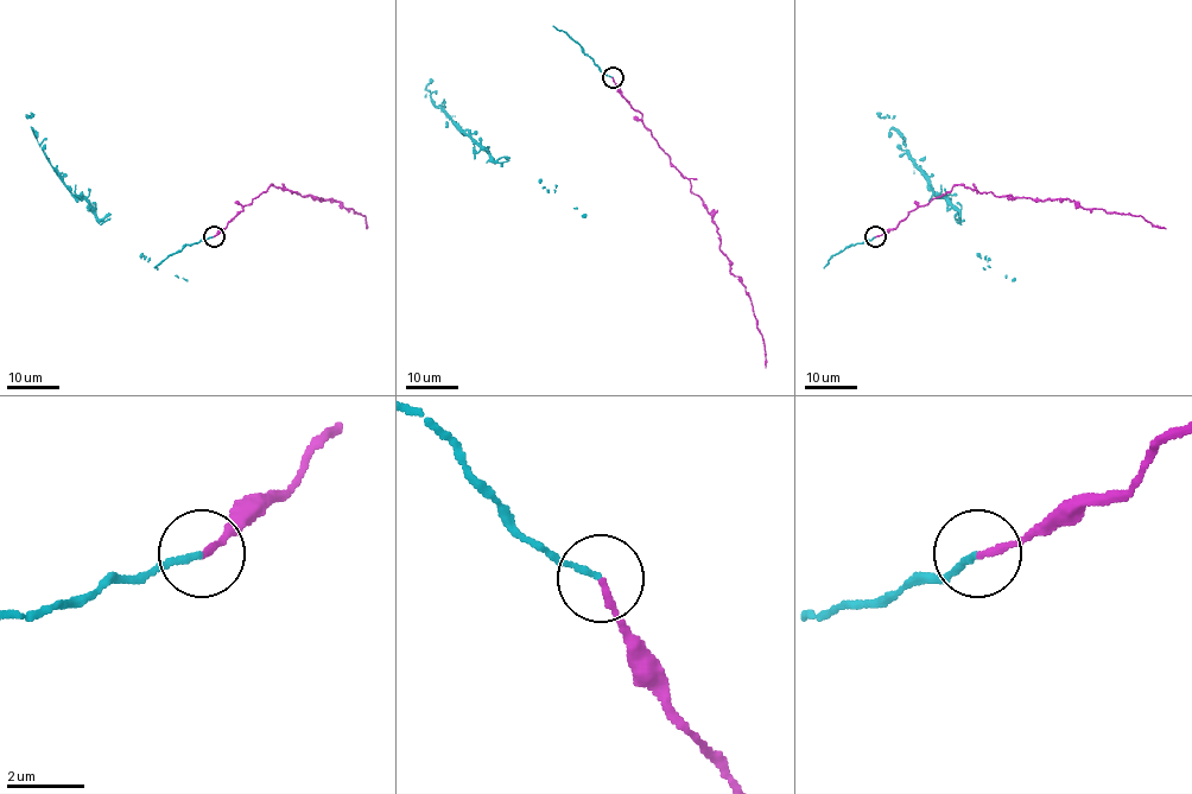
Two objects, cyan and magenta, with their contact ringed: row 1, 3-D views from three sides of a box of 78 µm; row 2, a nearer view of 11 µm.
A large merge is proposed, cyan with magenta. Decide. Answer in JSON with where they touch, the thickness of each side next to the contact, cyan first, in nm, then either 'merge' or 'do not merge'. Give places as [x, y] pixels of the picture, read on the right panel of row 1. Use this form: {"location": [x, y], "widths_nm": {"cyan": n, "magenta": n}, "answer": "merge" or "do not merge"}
{"location": [875, 236], "widths_nm": {"cyan": 140, "magenta": 170}, "answer": "merge"}

